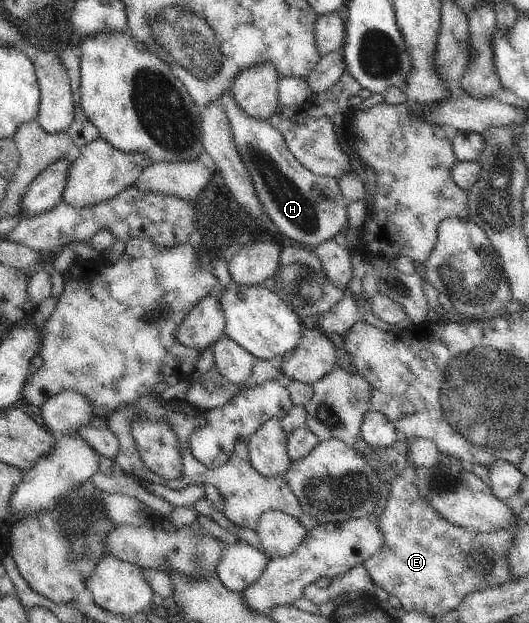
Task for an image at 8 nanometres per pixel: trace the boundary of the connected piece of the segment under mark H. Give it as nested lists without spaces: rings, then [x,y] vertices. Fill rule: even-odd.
[[[229,88],[220,95],[218,101],[224,107],[235,147],[250,175],[257,197],[278,235],[285,236],[292,243],[314,248],[325,240],[336,238],[343,228],[347,228],[349,201],[343,195],[337,179],[319,176],[301,165],[279,130],[269,120],[249,115],[236,102]]]

